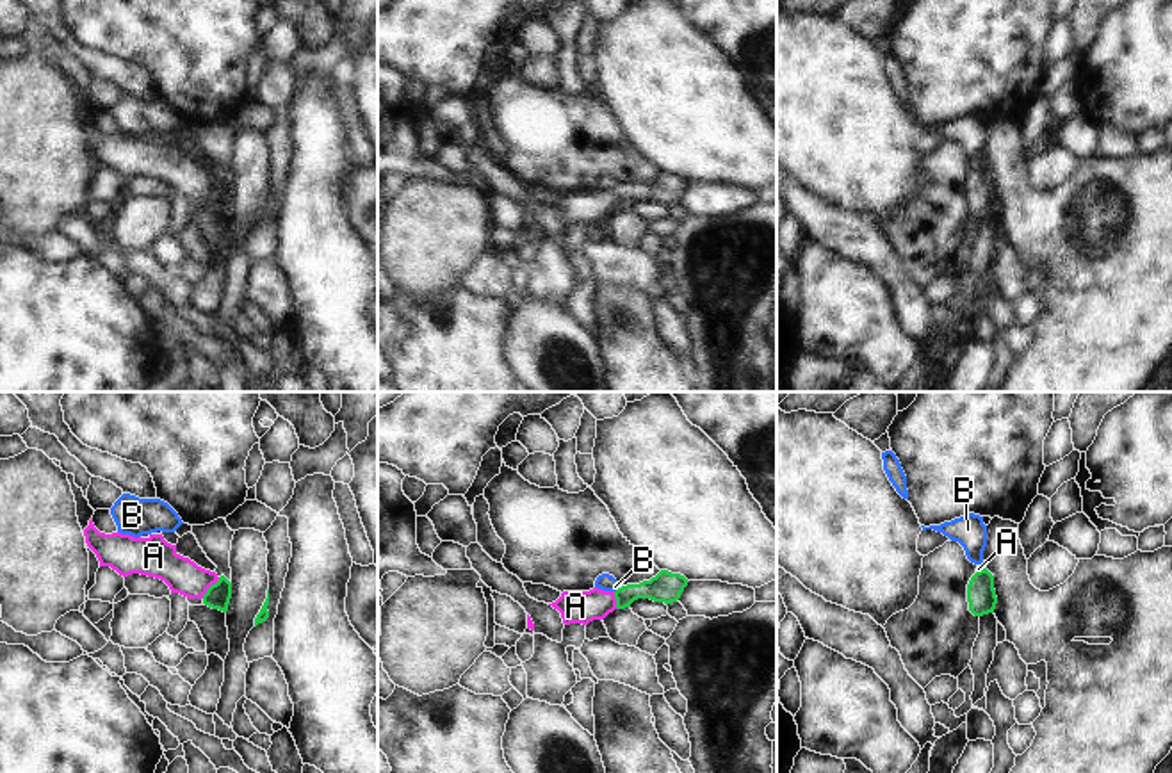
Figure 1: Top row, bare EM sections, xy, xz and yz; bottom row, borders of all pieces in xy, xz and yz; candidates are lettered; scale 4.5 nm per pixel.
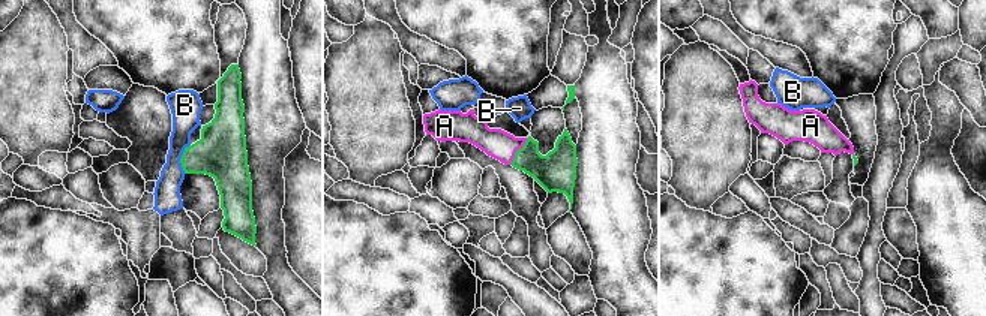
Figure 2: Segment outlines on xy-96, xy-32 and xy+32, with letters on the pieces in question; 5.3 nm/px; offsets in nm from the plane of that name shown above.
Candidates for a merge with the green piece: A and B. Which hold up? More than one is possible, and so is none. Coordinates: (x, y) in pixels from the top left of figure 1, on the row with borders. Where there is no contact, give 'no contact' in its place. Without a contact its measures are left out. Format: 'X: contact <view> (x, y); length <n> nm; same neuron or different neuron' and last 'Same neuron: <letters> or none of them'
A: contact xy (209, 588); length 130 nm; same neuron
B: contact xz (617, 590); length 40 nm; different neuron
Same neuron: A

